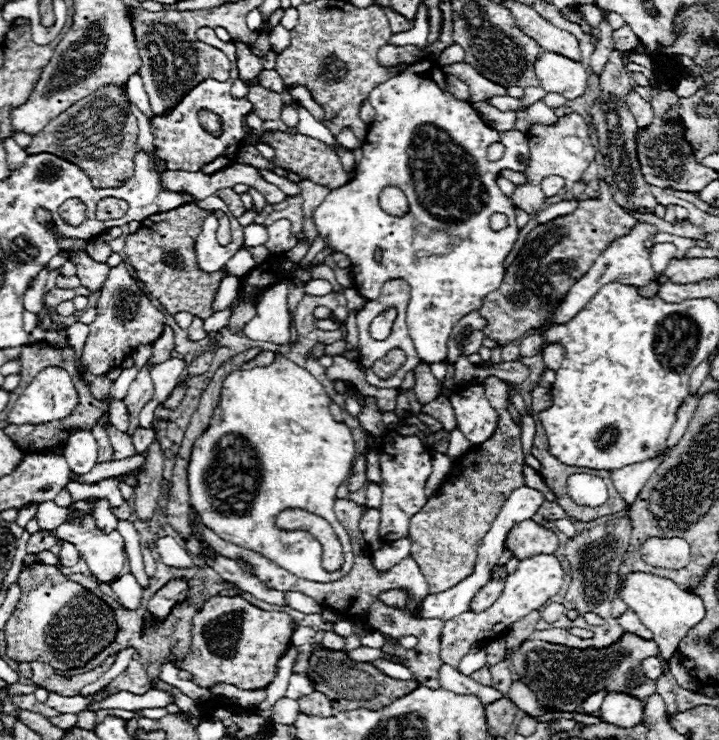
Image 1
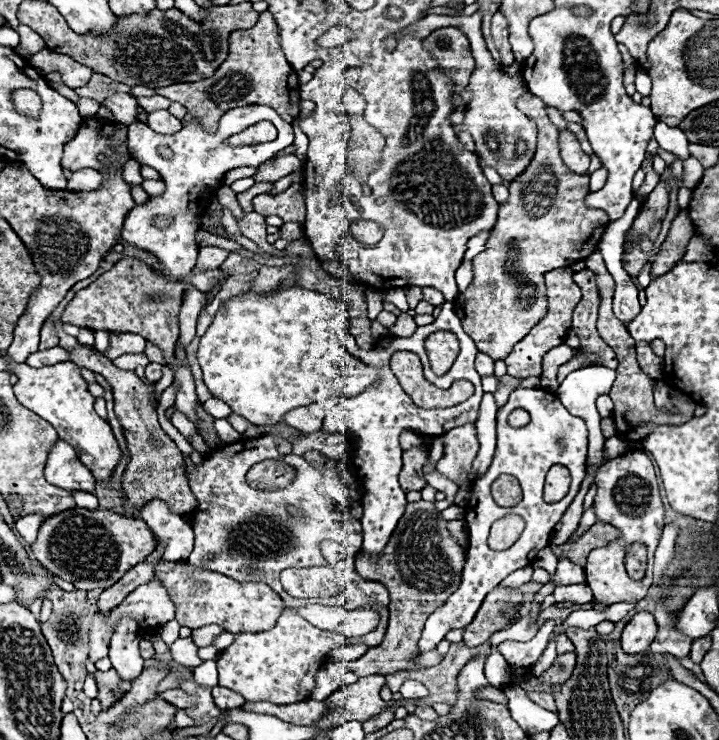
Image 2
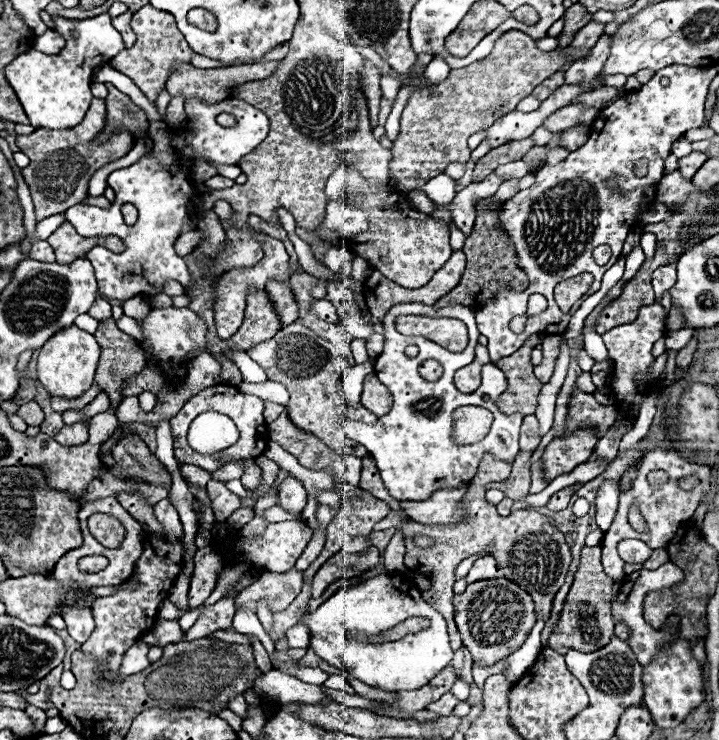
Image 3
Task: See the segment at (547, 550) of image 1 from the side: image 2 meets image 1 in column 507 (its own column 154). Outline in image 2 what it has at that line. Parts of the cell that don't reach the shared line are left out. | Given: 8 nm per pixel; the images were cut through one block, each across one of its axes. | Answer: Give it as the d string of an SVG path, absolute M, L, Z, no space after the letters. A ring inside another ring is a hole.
M70 508L46 518L36 542L30 546L36 560L58 578L82 590L110 588L132 566L146 560L156 548L156 538L142 520L120 516L112 510Z

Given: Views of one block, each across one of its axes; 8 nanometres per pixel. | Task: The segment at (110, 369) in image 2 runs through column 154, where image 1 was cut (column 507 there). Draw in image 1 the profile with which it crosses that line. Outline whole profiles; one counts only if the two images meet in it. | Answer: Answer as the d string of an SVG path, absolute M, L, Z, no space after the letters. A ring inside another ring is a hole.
M488 376L484 388L488 402L494 408L498 408L500 414L496 434L488 442L466 452L464 460L458 462L462 464L462 476L458 478L448 476L444 484L436 490L436 494L426 502L426 506L410 520L408 532L408 538L412 540L410 556L418 562L432 594L444 592L472 574L478 540L482 540L482 534L490 530L506 498L516 488L526 484L526 478L522 474L524 454L520 446L520 426L508 414L506 382Z

